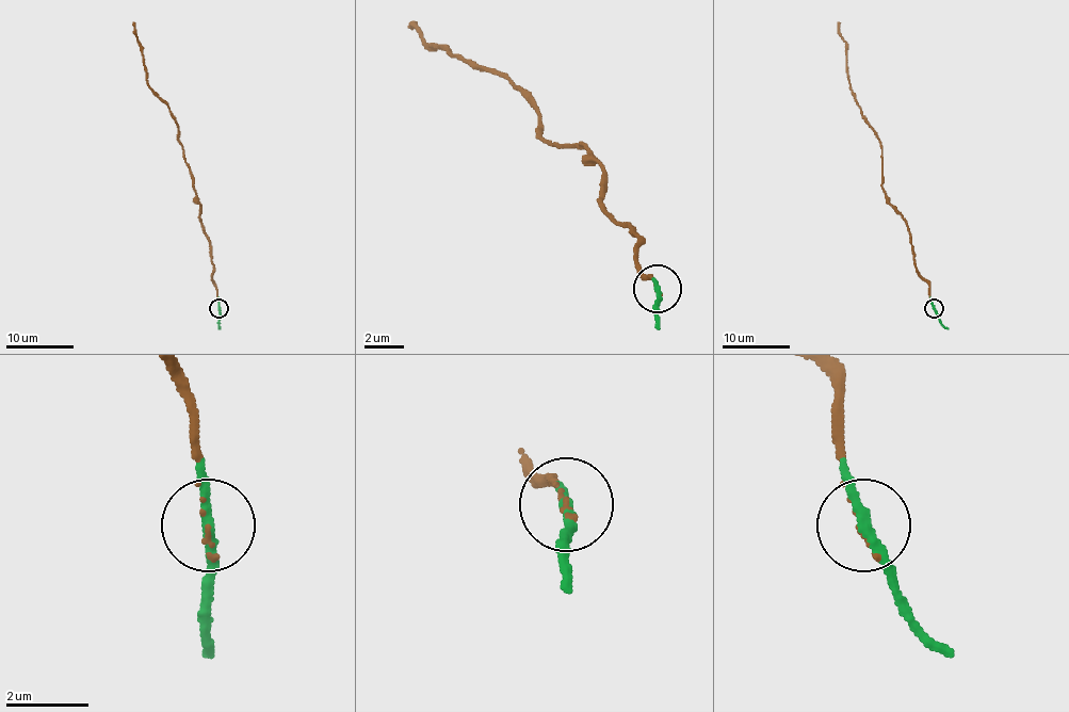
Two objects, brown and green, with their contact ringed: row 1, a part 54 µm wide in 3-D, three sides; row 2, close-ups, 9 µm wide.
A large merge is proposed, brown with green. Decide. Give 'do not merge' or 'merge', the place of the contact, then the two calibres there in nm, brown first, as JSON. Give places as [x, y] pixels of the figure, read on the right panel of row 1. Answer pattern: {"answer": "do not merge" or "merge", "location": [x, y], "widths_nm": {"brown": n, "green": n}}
{"answer": "merge", "location": [934, 308], "widths_nm": {"brown": 70, "green": 240}}

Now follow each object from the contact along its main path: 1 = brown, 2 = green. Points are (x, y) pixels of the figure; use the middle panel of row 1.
1: (656, 285), (578, 143), (549, 144), (515, 86), (408, 21)
2: (656, 289), (661, 327)

